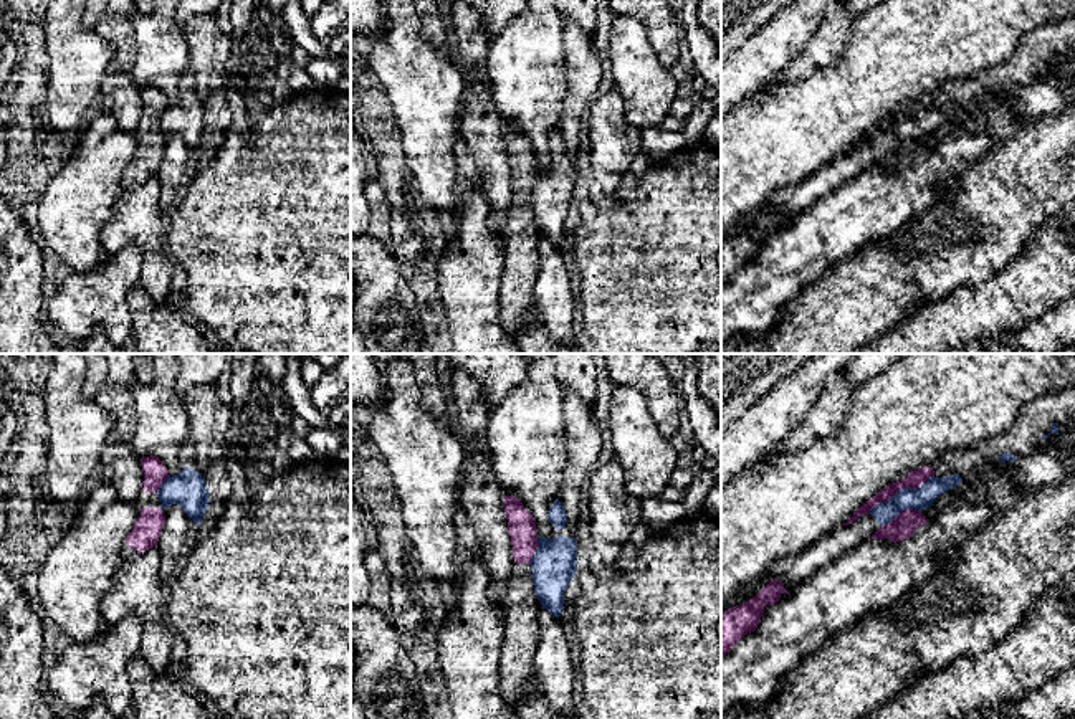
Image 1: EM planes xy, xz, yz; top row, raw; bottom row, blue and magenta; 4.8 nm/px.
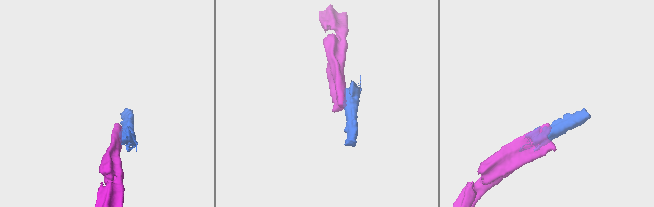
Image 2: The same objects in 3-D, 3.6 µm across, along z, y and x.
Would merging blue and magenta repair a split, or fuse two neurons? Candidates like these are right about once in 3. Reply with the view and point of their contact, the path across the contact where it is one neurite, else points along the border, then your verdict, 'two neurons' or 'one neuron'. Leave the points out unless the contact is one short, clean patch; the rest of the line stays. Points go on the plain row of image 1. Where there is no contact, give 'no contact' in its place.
meets blue in yz at (900, 119); border along yz (933, 104), (917, 118), (900, 118), (869, 142); two neurons

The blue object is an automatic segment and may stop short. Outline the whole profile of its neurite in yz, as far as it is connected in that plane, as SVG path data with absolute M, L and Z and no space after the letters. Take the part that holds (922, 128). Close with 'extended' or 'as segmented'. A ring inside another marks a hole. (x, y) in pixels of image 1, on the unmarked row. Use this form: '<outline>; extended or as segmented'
M954 102L943 107L931 106L918 119L900 119L888 132L880 132L868 144L860 145L855 152L835 157L830 164L824 165L810 177L772 193L759 208L748 212L731 228L728 228L721 235L721 243L731 236L744 235L774 208L781 210L791 225L820 198L837 192L850 179L872 167L880 155L891 152L906 139L923 140L933 136L939 124L959 116L961 111L963 107Z; extended

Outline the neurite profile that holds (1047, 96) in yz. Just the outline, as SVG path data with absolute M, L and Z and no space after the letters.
M1075 63L1063 66L1058 73L1042 74L1030 86L1014 91L1012 107L1024 117L1044 117L1067 111L1065 96L1075 86Z

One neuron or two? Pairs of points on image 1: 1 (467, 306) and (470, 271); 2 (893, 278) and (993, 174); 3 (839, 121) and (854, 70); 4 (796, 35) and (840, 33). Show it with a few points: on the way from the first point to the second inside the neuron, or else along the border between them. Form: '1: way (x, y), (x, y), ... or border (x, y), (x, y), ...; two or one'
1: way (468, 298), (468, 280); one
2: way (922, 260), (979, 202); one
3: way (839, 108), (854, 91), (854, 83); one
4: border (826, 17), (807, 45), (788, 63); two

